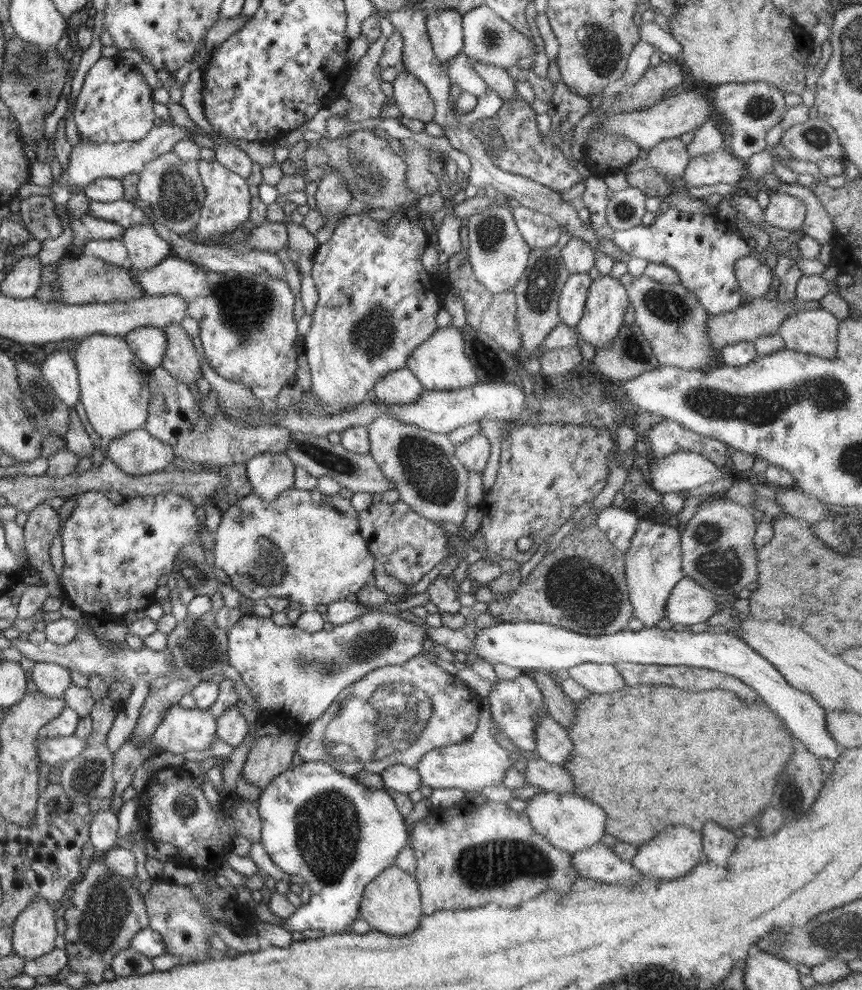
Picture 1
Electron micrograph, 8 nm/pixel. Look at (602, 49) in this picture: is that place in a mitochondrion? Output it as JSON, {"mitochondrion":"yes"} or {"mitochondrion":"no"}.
{"mitochondrion":"yes"}

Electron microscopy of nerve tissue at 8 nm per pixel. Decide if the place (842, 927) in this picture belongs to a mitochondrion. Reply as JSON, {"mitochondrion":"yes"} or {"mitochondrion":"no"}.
{"mitochondrion":"yes"}

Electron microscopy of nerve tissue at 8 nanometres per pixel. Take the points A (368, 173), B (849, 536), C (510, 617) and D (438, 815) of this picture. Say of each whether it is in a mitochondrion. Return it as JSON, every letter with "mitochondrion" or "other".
{"A":"mitochondrion","B":"mitochondrion","C":"other","D":"other"}

